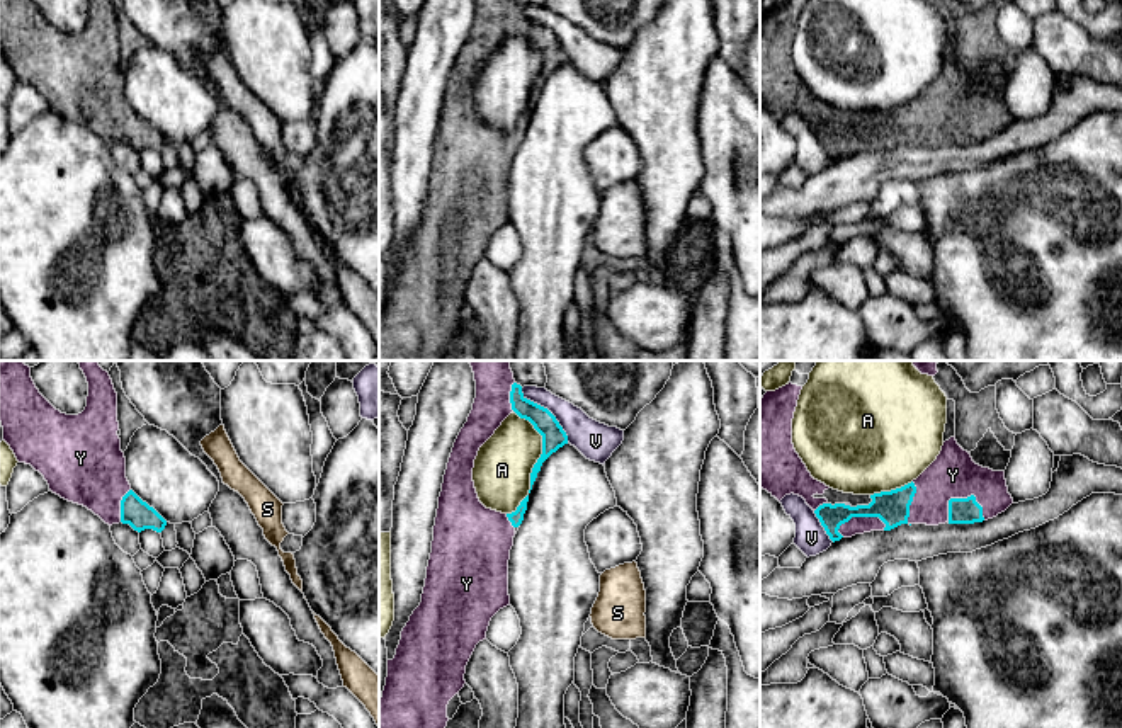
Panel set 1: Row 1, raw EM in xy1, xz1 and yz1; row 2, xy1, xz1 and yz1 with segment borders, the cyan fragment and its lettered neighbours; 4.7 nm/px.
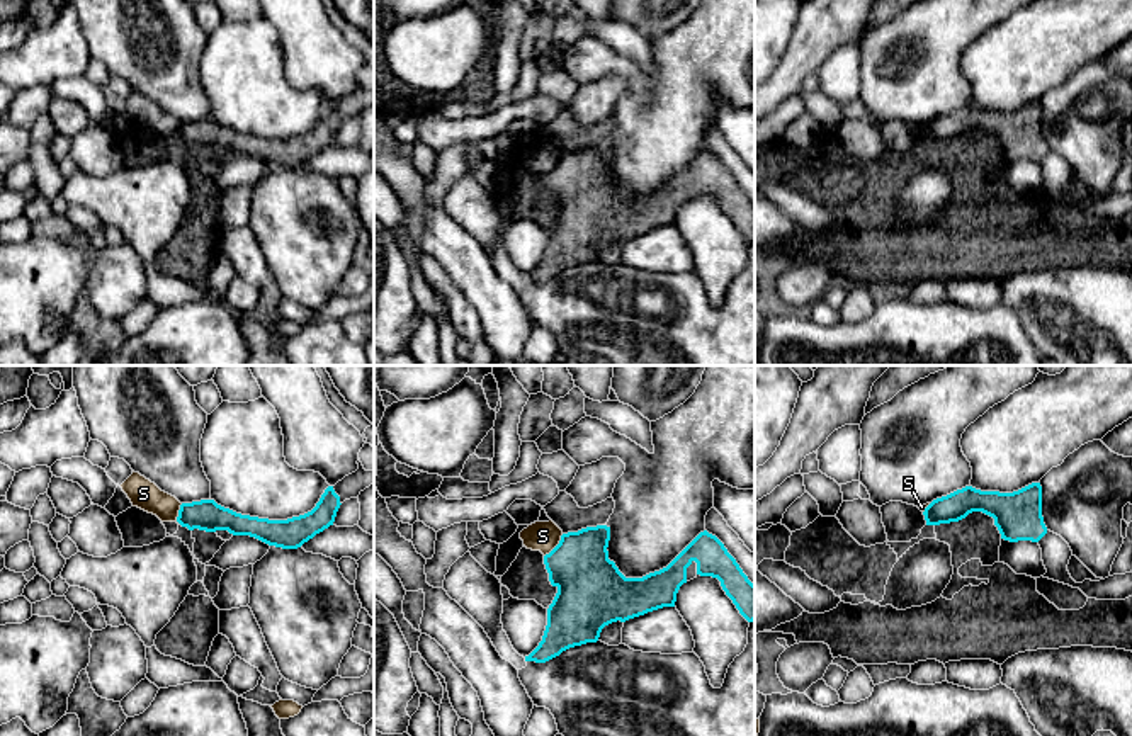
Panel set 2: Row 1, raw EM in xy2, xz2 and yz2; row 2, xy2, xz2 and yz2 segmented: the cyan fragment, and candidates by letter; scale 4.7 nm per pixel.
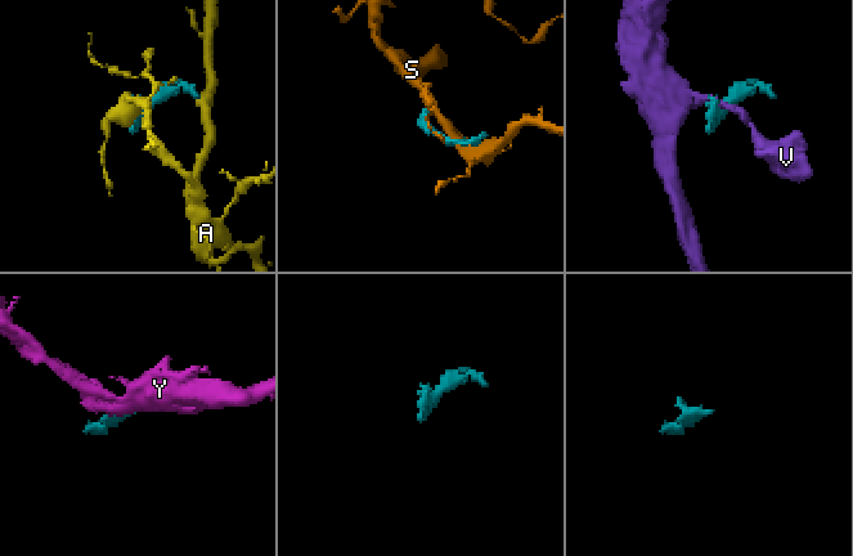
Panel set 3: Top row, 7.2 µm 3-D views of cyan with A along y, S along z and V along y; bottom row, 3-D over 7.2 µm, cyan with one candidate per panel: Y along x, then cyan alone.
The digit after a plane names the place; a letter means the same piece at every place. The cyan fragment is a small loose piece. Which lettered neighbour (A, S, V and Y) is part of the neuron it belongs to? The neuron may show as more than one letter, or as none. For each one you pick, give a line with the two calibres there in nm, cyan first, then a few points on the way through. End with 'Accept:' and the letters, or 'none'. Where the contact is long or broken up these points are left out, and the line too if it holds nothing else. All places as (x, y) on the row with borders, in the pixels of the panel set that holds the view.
Y: Thickness 130 nm (cyan) against 220 nm
Accept: Y

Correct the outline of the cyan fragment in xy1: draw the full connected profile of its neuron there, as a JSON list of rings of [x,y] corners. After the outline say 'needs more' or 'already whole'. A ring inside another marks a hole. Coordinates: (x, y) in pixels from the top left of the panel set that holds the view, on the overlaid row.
[[[0,361],[0,422],[3,441],[19,463],[31,464],[61,498],[83,505],[105,524],[129,524],[134,531],[162,532],[167,520],[133,490],[126,478],[126,458],[117,435],[117,393],[97,361],[78,361],[88,383],[87,407],[78,415],[56,410],[36,388],[31,367],[22,361]]] | needs more

